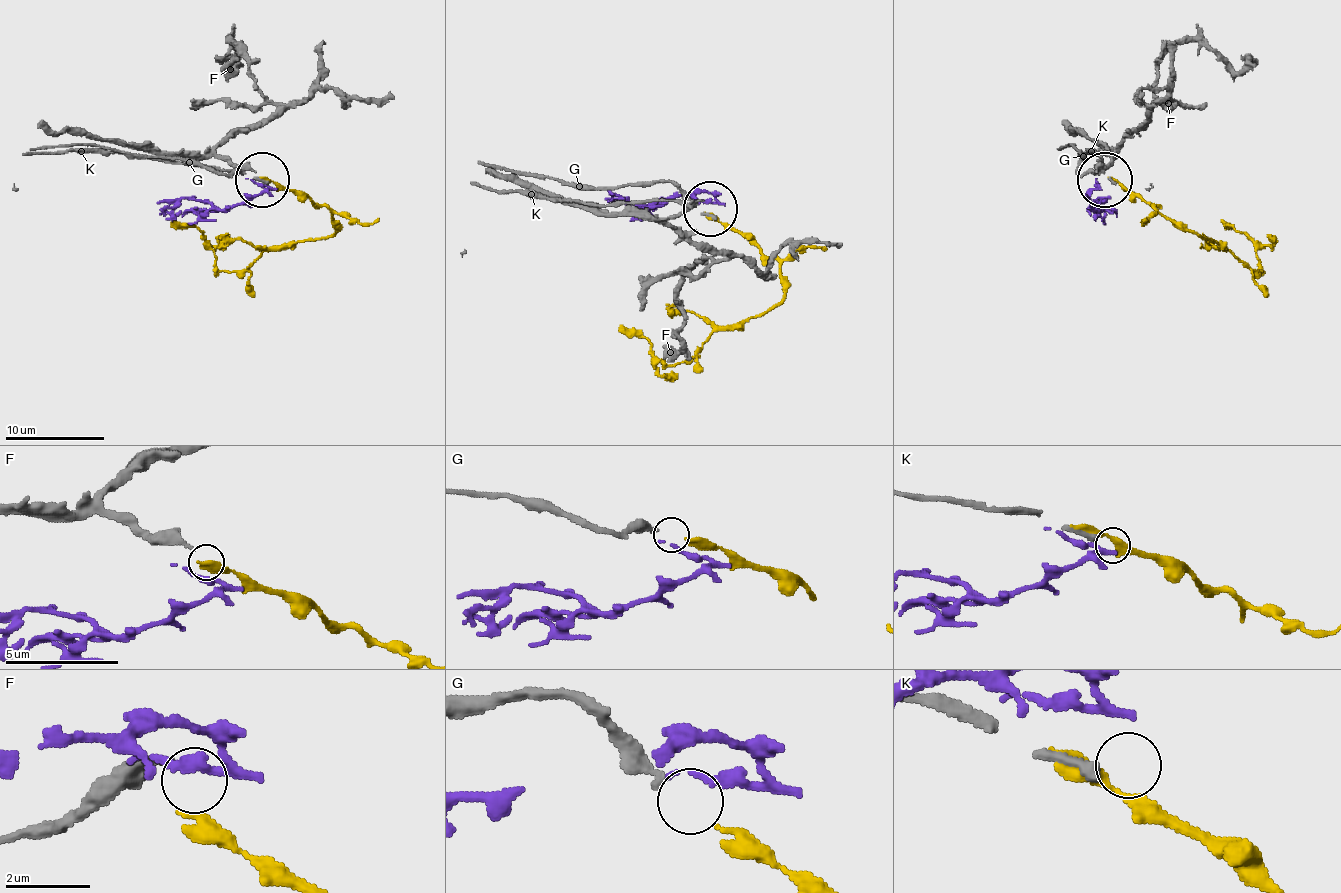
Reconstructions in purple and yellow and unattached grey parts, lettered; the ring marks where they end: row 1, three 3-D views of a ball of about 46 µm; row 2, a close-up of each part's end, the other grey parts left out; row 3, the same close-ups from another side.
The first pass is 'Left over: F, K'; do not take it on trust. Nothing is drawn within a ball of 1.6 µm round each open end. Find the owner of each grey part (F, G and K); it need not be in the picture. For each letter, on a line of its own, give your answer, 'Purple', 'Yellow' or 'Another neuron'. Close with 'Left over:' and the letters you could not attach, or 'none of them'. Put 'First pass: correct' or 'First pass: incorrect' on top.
First pass: correct
F: Another neuron
G: Yellow
K: Another neuron
Left over: F, K

